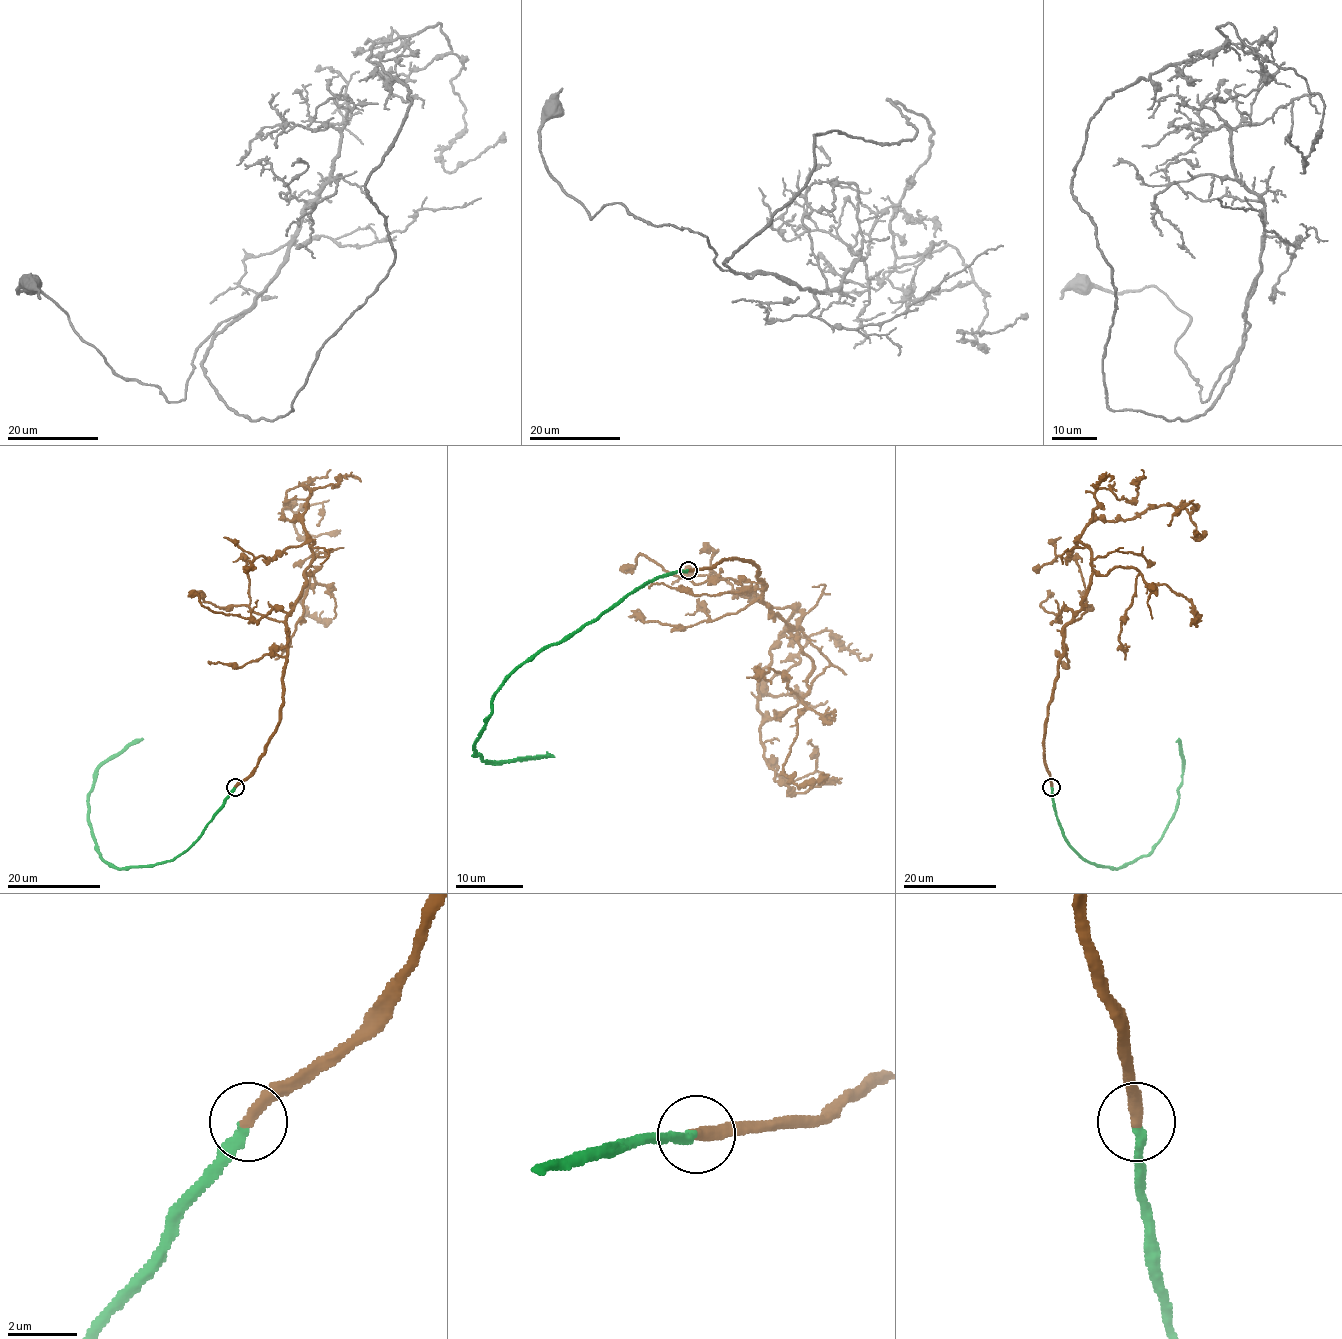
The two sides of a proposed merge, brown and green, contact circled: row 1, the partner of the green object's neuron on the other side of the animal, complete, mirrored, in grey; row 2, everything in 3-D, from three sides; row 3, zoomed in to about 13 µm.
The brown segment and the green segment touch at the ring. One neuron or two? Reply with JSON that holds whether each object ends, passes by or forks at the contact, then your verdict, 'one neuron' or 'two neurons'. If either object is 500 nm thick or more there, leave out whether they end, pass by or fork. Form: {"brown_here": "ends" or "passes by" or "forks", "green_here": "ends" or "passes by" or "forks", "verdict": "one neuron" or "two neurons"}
{"brown_here": "ends", "green_here": "ends", "verdict": "two neurons"}

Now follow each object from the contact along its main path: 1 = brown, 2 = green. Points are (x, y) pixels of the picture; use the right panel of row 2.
1: (1051, 787), (1048, 707), (1064, 627), (1091, 581), (1079, 535), (1098, 519), (1171, 505), (1204, 535), (1194, 529)
2: (1051, 787), (1063, 837), (1085, 860), (1097, 866), (1124, 867), (1152, 851), (1174, 814), (1182, 780), (1178, 738)

